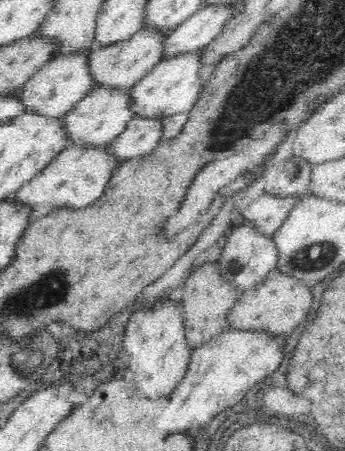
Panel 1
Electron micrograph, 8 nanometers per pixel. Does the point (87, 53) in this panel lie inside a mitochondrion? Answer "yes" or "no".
no

